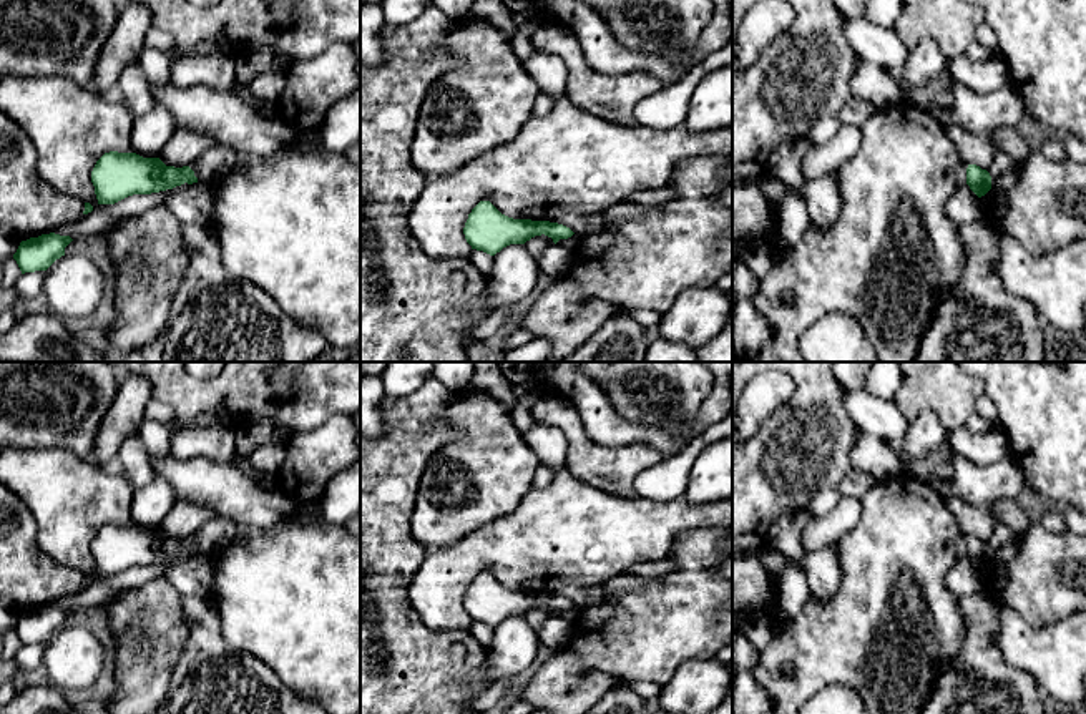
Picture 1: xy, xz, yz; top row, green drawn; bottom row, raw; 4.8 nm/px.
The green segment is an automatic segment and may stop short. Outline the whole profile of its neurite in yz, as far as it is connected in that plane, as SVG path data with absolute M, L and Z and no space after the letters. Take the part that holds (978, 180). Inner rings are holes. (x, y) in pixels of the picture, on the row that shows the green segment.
M968 164L966 184L978 198L981 198L991 189L991 176L986 169L981 169L976 164Z

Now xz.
M480 201L463 227L463 234L472 249L495 256L510 244L525 244L535 236L548 236L556 244L575 232L558 223L513 219L501 214L490 201Z

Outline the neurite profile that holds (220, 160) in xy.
M214 143L198 161L191 163L189 168L194 171L198 181L204 184L216 183L221 176L234 169L237 154L234 149Z

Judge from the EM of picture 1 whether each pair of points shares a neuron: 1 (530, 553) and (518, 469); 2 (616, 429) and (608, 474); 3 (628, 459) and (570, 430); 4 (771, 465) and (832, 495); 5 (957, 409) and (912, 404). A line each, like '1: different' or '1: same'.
1: different
2: different
3: same
4: different
5: same

